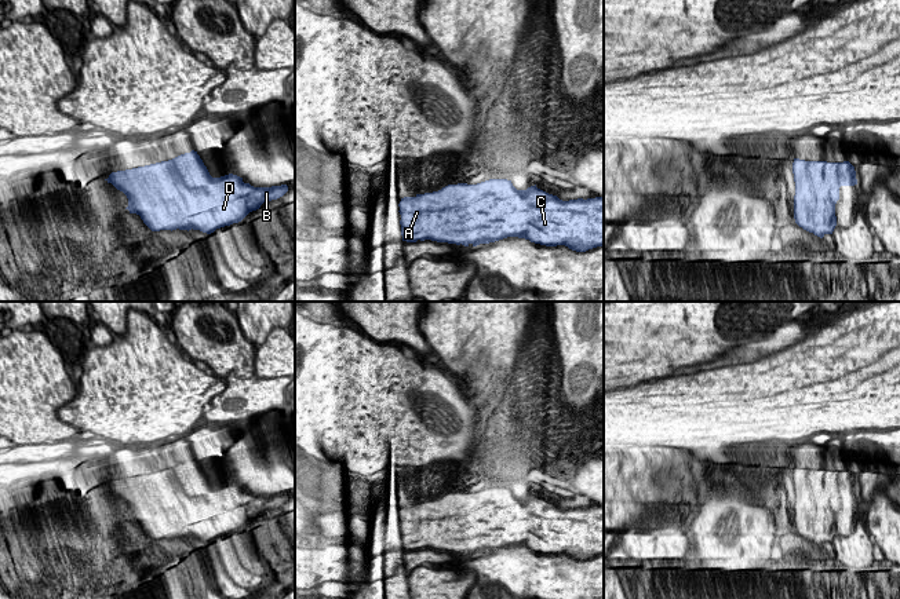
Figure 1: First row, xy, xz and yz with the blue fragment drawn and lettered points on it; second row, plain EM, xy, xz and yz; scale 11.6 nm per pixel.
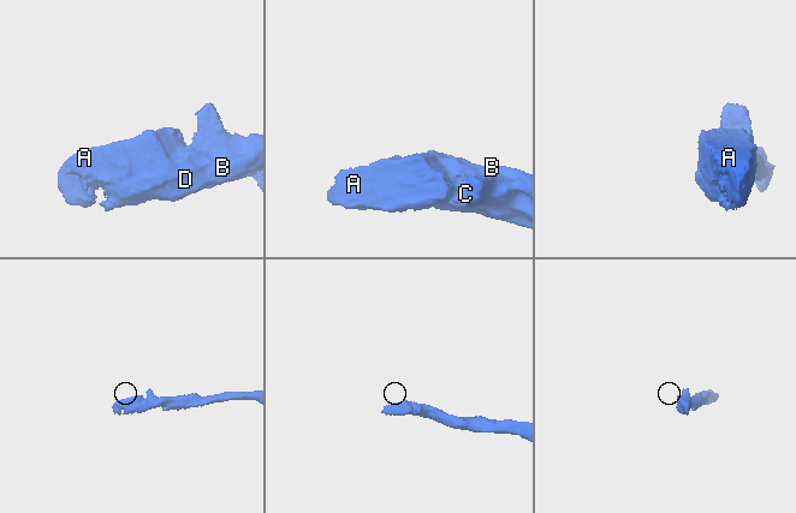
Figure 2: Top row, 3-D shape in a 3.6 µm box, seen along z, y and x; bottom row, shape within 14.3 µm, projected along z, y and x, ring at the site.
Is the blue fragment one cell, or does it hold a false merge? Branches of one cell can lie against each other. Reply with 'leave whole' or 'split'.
leave whole

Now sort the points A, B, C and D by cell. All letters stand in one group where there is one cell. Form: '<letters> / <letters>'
A B C D

